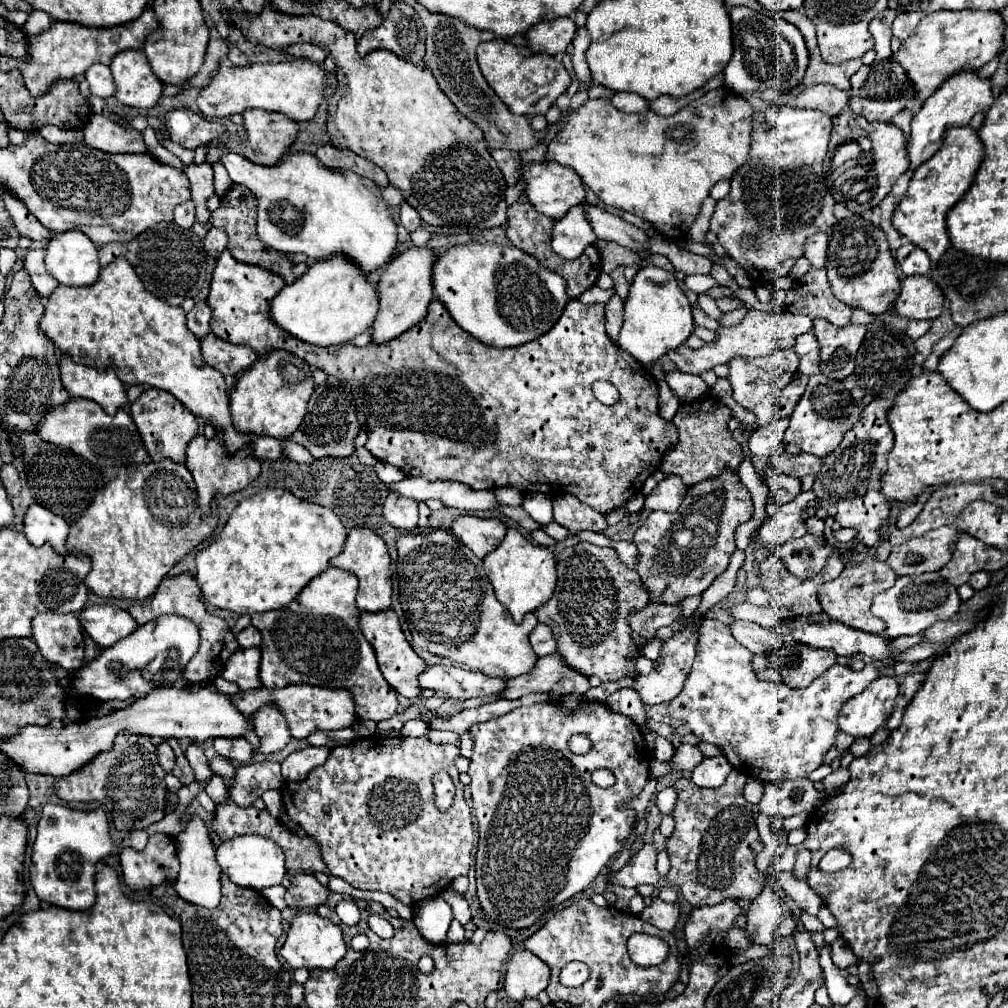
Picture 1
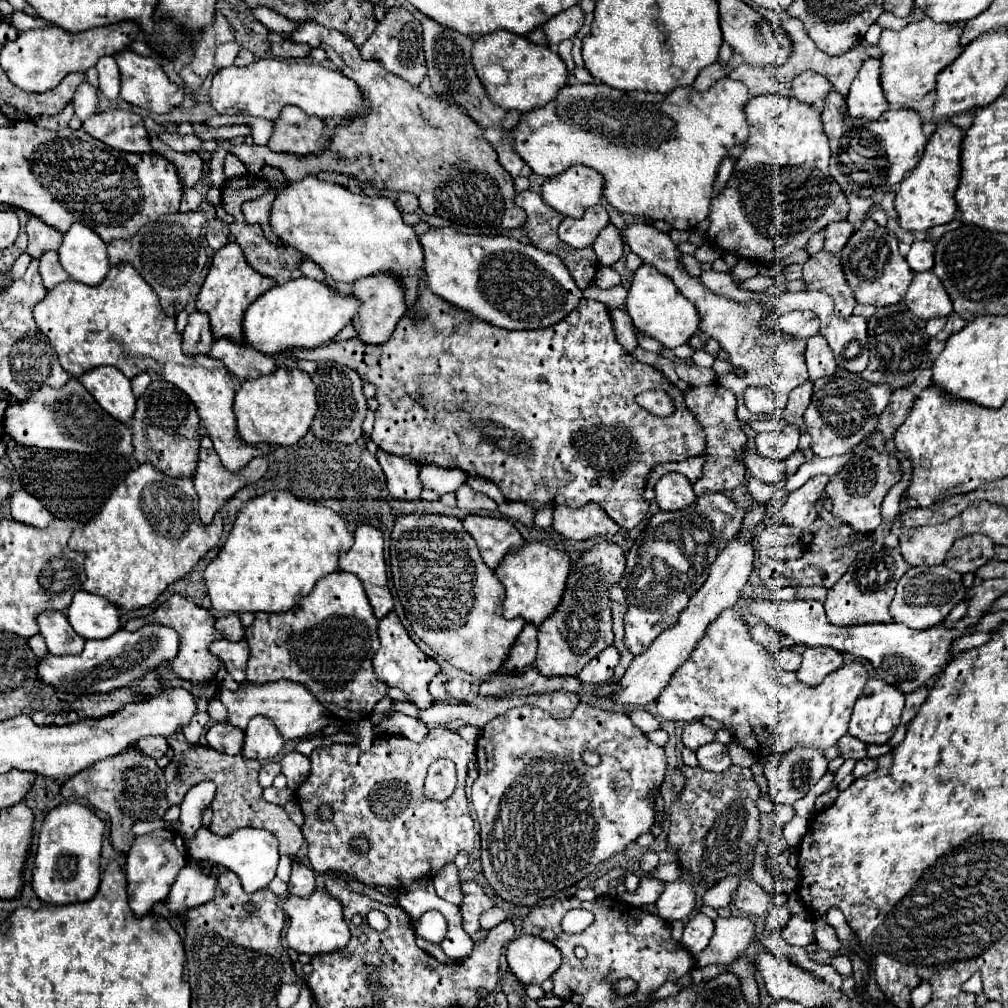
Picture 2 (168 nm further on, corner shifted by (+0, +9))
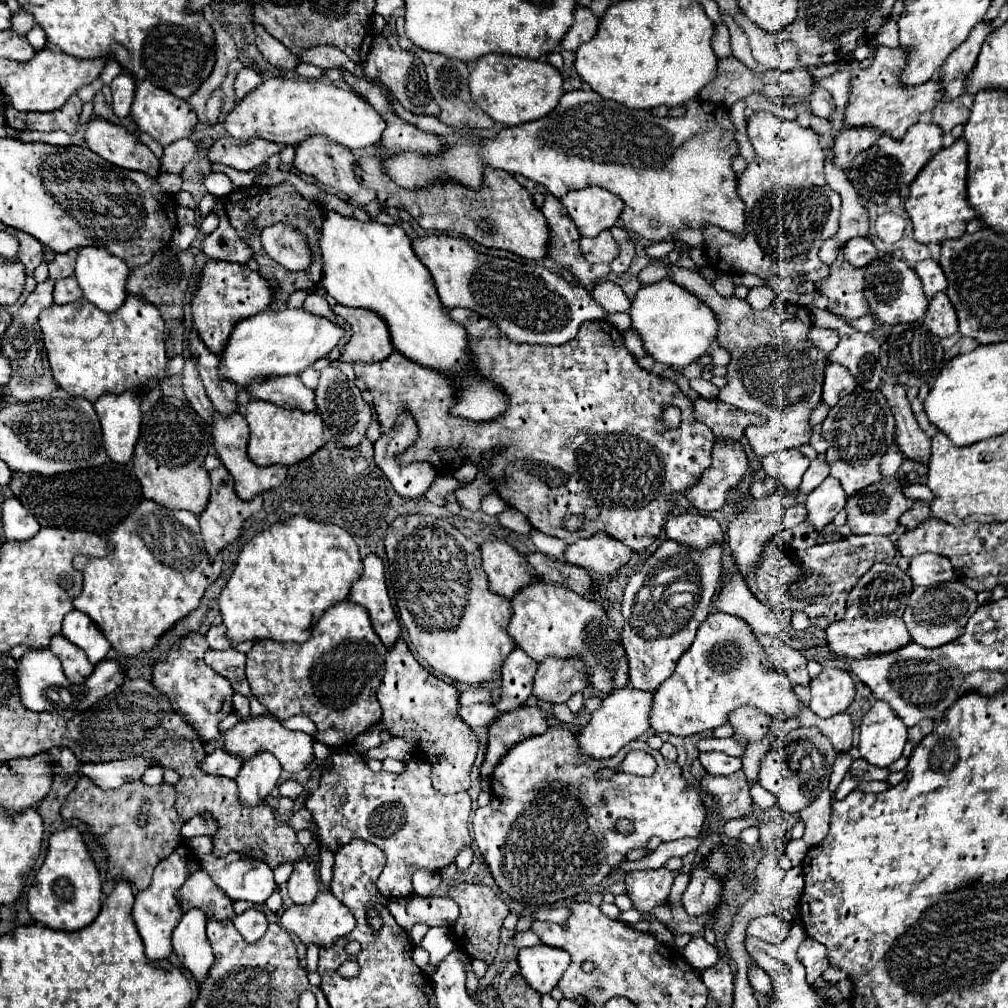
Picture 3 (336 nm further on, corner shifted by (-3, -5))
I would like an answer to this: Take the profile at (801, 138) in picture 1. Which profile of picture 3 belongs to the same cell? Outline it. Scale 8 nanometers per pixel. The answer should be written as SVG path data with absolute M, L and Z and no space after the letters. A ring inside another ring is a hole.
M753 113L747 119L747 137L755 149L755 159L737 177L737 193L745 203L745 237L733 237L731 233L713 225L704 227L703 247L709 265L719 271L737 269L741 273L751 273L763 279L769 275L787 277L791 273L801 273L811 283L823 281L827 277L829 265L825 265L817 253L823 241L831 239L839 229L841 197L825 181L825 151L819 145L819 135L811 127L801 127L797 121L783 121L773 113Z

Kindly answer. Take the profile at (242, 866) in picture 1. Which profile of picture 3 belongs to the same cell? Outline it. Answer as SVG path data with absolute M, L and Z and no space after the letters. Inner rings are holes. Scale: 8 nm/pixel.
M229 853L225 857L215 857L215 855L205 855L201 859L201 869L211 875L211 879L225 891L225 895L231 901L249 901L255 905L261 905L269 899L269 895L275 891L275 881L273 881L273 871L267 863L261 859L251 859L243 853Z

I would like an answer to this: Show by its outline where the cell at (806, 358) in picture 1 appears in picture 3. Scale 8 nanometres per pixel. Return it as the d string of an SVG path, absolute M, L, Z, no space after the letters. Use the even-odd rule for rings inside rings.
M837 363L827 365L825 383L823 383L823 401L829 407L833 407L845 395L853 393L855 387L857 387L855 377L843 365L837 365Z

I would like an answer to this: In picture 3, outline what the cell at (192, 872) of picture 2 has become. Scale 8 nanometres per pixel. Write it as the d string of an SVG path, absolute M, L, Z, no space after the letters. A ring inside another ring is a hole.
M195 909L187 911L173 931L173 951L183 967L193 973L197 985L203 985L203 979L207 979L207 971L213 963L213 951L205 937L205 923L205 913Z

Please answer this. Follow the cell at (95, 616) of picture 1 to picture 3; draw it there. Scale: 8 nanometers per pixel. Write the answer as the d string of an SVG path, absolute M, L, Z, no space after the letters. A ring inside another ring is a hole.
M71 611L63 619L61 635L69 639L73 645L81 647L93 665L97 665L111 649L109 641L99 633L101 631L97 629L97 625L85 613Z

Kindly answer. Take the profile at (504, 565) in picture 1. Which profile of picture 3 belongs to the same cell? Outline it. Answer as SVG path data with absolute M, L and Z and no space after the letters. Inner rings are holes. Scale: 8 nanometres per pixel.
M535 583L525 587L511 599L513 617L509 623L509 635L515 643L537 663L547 657L557 659L581 659L587 665L587 679L599 693L611 693L629 685L627 679L627 655L621 645L621 637L611 625L607 611L589 599L579 597L565 585Z

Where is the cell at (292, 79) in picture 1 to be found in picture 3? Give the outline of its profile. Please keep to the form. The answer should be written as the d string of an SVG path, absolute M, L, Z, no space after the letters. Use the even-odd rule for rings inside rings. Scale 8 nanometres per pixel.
M275 77L239 101L223 121L223 127L237 139L259 137L283 145L297 145L311 135L323 135L347 149L365 149L381 141L385 121L363 97L349 89L319 79Z

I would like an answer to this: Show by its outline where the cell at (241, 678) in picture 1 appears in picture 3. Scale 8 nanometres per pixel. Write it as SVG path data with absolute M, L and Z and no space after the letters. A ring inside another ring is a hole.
M209 649L205 653L205 663L215 669L219 675L229 679L233 685L233 691L239 695L249 697L249 683L245 679L245 655L239 653L237 649L225 649L225 651L215 651Z

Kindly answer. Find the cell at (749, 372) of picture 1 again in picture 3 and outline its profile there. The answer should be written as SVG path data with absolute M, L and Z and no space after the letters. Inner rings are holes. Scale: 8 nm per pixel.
M671 265L671 279L707 303L719 317L717 343L731 353L727 387L721 389L719 401L765 419L763 425L749 425L745 429L751 451L765 457L781 449L809 445L809 417L821 401L823 375L829 363L827 353L813 347L807 337L813 327L809 309L793 303L773 303L763 311L755 311L745 299L719 297L699 273L677 265Z

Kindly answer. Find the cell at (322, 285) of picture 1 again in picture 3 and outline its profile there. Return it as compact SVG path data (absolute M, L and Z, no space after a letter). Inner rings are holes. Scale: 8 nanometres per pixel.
M277 309L261 311L237 323L231 331L229 341L221 353L219 379L231 381L241 389L251 383L261 383L269 377L297 375L313 365L317 359L331 353L331 349L343 337L343 327L331 323L325 317L307 313L305 309Z

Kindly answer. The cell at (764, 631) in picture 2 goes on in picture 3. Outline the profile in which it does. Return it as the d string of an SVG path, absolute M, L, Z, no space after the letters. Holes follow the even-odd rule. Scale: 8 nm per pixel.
M775 645L775 647L767 647L767 655L771 663L789 677L793 687L797 685L809 687L811 677L807 675L807 659L803 657L801 651L789 645Z

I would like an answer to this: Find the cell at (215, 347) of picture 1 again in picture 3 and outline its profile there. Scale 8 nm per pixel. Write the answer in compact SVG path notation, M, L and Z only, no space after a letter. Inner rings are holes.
M299 375L267 379L263 383L253 383L249 389L251 399L271 401L283 409L301 409L305 413L317 411L313 389L305 387Z

